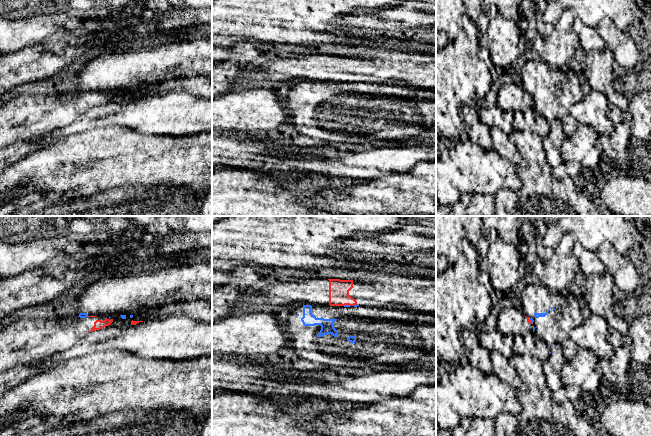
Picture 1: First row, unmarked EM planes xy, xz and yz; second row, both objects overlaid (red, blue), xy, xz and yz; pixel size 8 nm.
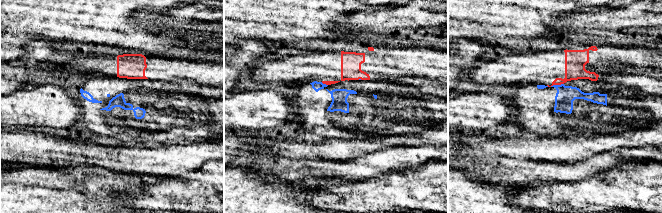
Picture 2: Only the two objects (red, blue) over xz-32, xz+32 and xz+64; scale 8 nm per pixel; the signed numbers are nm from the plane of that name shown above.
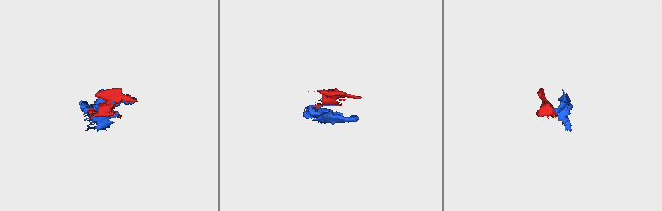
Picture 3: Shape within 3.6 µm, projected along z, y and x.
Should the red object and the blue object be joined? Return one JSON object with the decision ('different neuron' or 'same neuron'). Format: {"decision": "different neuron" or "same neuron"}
{"decision": "different neuron"}

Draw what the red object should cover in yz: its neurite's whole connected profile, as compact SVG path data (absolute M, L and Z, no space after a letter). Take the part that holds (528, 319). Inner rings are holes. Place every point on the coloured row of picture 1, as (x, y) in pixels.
M503 305L497 317L497 330L503 334L525 335L533 332L533 323L521 309Z

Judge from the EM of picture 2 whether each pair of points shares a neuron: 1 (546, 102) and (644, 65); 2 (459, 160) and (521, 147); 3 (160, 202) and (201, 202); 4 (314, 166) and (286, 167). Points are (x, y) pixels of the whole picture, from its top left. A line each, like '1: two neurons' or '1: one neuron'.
1: two neurons
2: two neurons
3: one neuron
4: one neuron

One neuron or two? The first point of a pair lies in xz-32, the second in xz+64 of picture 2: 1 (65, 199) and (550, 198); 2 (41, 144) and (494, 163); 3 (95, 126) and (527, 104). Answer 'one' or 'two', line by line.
1: two
2: one
3: one

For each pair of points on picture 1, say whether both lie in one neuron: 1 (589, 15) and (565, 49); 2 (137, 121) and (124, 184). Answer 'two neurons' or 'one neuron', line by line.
1: two neurons
2: two neurons

